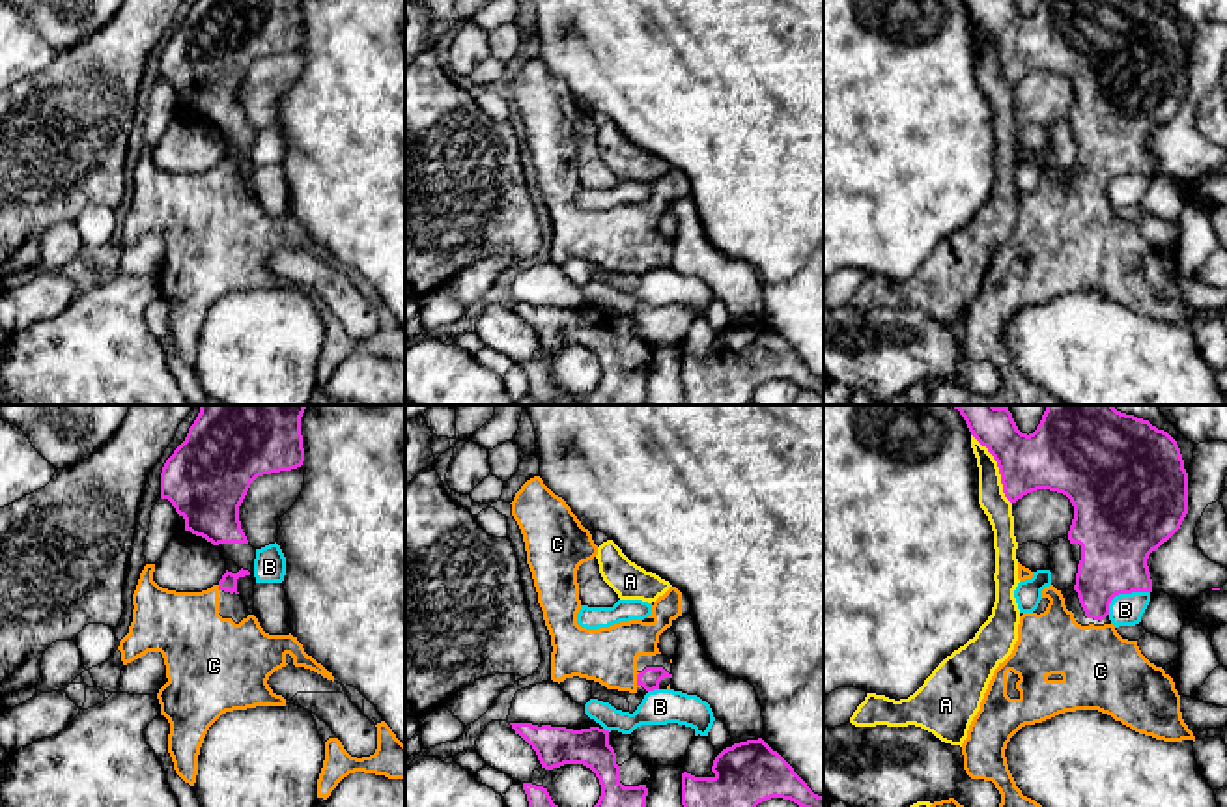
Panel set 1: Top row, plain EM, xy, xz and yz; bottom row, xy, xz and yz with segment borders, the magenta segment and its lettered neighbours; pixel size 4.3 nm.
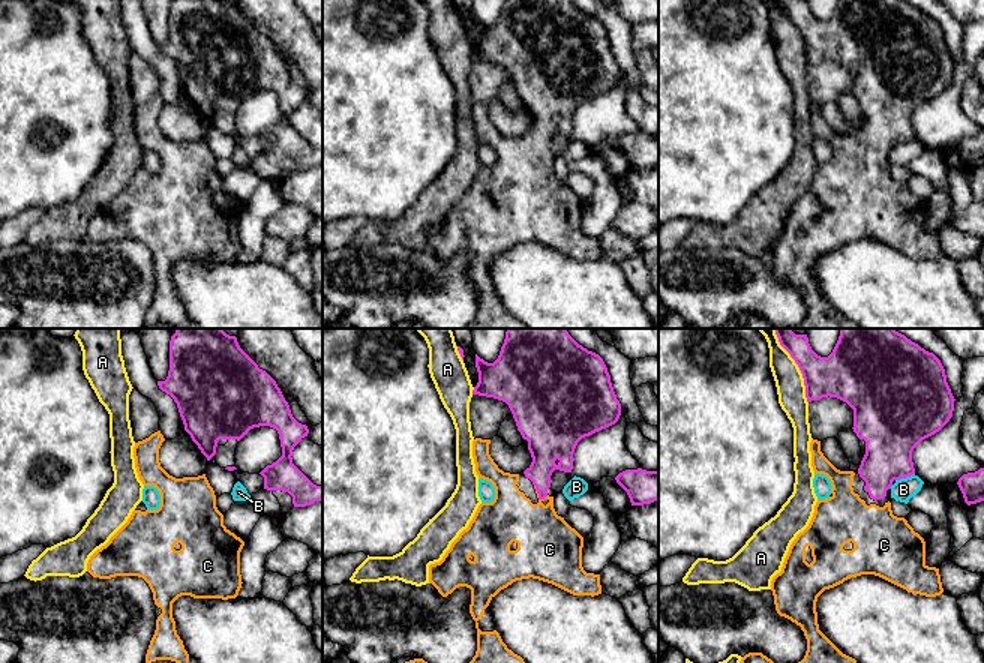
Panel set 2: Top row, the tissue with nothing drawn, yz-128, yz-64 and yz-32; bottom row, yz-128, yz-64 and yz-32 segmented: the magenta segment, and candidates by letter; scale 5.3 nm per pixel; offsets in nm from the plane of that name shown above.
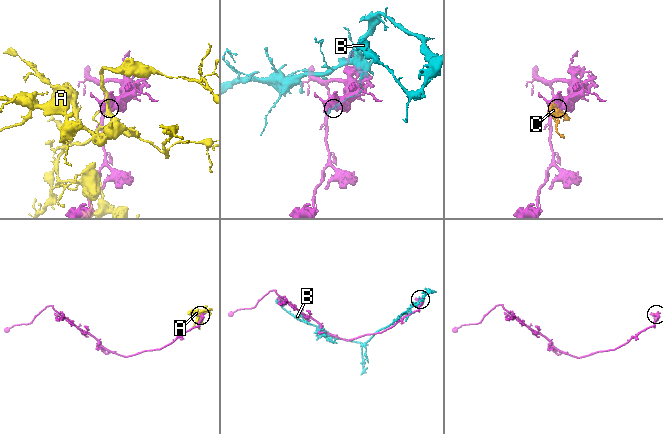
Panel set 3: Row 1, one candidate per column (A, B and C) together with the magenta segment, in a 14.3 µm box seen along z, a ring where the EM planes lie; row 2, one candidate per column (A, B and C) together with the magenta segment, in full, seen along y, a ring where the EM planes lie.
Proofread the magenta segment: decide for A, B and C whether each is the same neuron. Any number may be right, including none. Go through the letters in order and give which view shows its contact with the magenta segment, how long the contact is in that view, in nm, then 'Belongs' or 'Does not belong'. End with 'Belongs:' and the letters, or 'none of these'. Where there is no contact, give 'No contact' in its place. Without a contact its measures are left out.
A: Touches magenta in yz. Shared border 340 nm. Does not belong
B: Touches magenta in yz. Shared border 200 nm. Does not belong
C: Touches magenta in xz. Shared border 60 nm. Belongs
Belongs: C

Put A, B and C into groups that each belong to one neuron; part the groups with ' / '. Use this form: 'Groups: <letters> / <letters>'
Groups: A / B / C

